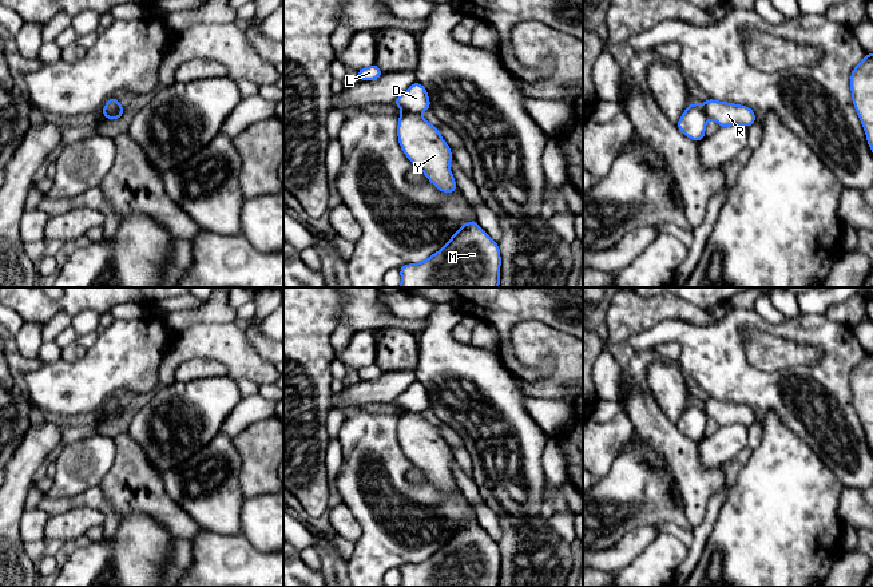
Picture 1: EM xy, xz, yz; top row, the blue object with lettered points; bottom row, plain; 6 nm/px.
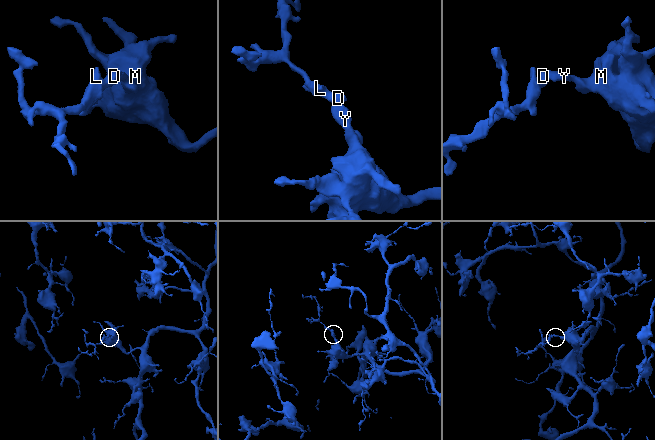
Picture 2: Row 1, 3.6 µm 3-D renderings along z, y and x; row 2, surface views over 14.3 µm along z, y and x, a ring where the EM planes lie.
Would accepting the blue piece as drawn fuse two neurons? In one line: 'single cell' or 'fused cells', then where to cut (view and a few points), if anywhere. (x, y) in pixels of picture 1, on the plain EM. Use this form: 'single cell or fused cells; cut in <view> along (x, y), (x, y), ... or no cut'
fused cells; cut in xz along (404, 411), (416, 411), (419, 413)

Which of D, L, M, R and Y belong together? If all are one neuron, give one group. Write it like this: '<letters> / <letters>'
D L / M R Y

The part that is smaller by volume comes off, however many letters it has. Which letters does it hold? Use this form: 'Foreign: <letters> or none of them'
Foreign: D, L

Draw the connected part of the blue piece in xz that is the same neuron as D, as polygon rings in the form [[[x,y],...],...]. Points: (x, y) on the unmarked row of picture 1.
[[[418,381],[413,382],[402,394],[400,394],[394,401],[404,412],[417,412],[421,413],[430,408],[430,401],[428,392],[422,384]]]

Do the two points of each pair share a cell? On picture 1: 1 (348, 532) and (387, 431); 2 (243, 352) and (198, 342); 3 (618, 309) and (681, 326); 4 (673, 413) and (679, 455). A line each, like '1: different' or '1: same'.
1: different
2: same
3: different
4: different

